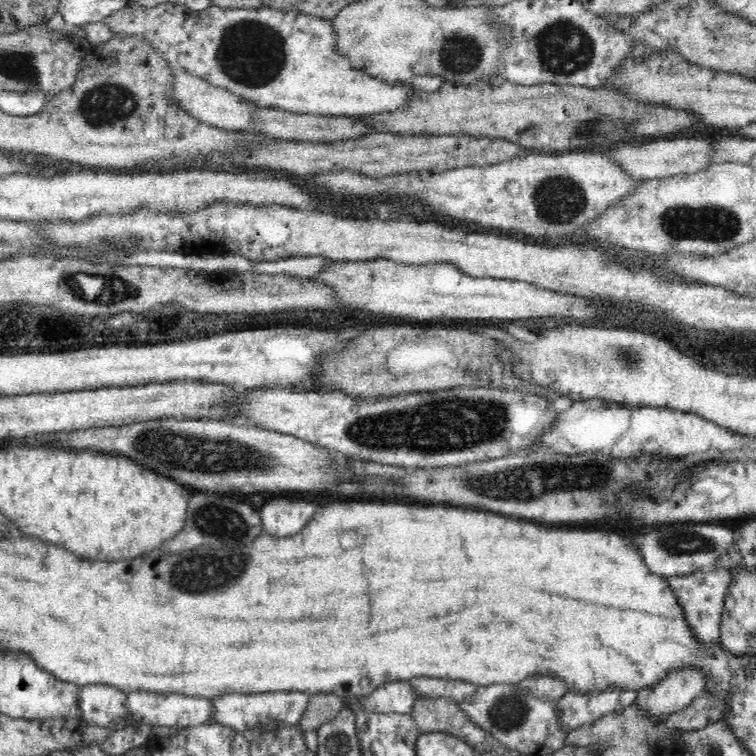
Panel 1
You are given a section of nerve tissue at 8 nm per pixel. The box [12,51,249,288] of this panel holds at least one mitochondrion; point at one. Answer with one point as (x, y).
(107, 103)

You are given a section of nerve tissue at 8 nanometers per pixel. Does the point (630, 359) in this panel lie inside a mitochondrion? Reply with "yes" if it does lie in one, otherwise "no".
yes

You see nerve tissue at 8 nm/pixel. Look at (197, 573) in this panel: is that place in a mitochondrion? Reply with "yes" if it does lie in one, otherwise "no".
yes

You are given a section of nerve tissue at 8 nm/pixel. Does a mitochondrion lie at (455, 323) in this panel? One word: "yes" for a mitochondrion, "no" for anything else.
no

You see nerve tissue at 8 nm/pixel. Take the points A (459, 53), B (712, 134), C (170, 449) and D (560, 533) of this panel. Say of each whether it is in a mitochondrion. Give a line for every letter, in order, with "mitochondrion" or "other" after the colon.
A: mitochondrion
B: other
C: mitochondrion
D: other

